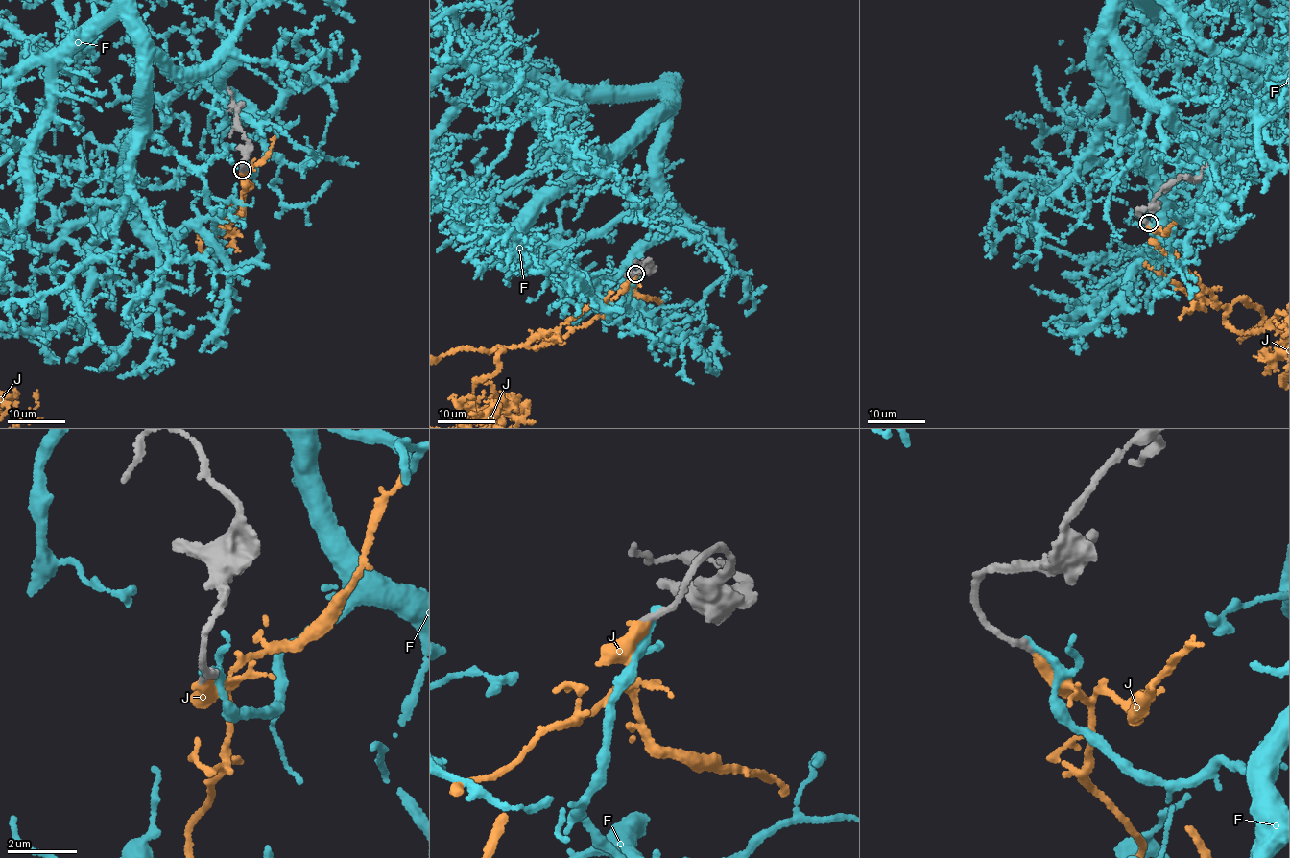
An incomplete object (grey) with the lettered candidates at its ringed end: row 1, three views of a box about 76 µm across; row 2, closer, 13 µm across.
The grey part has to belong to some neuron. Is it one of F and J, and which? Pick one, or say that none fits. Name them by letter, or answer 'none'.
J

